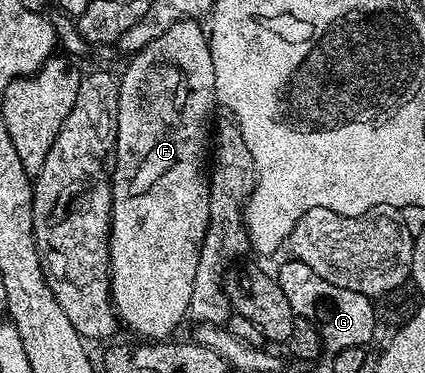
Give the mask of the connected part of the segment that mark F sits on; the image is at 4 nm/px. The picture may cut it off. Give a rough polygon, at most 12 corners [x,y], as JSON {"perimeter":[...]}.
{"perimeter":[[181,20],[118,82],[110,299],[162,342],[210,224],[216,74]]}

